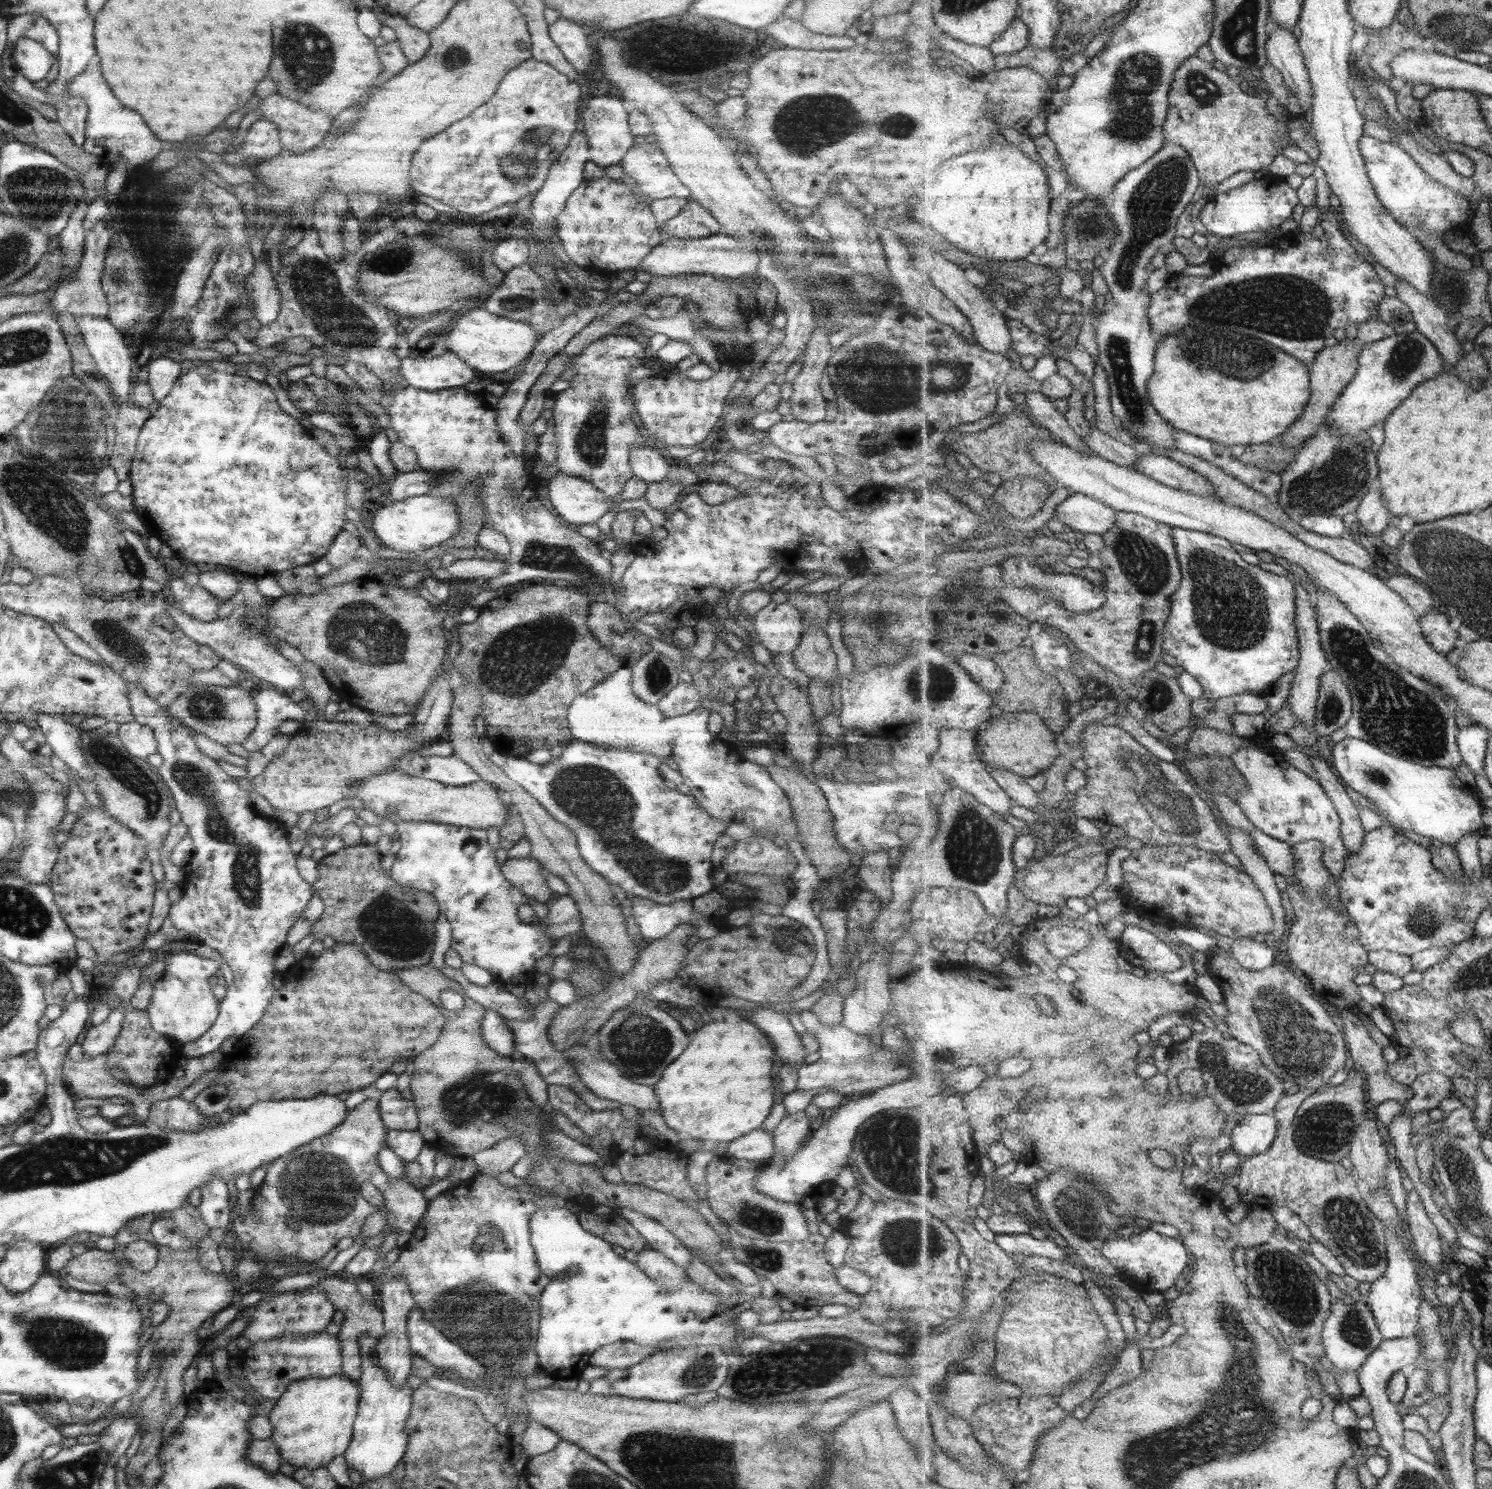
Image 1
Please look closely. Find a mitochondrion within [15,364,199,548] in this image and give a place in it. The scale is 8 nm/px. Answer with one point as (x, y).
(58, 429)

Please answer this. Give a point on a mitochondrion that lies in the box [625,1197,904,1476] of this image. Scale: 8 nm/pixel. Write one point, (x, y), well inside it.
(817, 1364)

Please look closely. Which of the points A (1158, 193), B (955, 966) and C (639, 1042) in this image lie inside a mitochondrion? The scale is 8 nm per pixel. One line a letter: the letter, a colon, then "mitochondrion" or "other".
A: mitochondrion
B: other
C: mitochondrion

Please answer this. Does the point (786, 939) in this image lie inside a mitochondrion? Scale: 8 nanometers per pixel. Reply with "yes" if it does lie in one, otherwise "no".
yes

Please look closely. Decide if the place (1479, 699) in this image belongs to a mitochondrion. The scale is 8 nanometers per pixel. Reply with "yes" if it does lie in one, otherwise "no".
no

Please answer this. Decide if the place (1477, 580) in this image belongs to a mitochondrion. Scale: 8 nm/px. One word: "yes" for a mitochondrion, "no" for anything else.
yes

